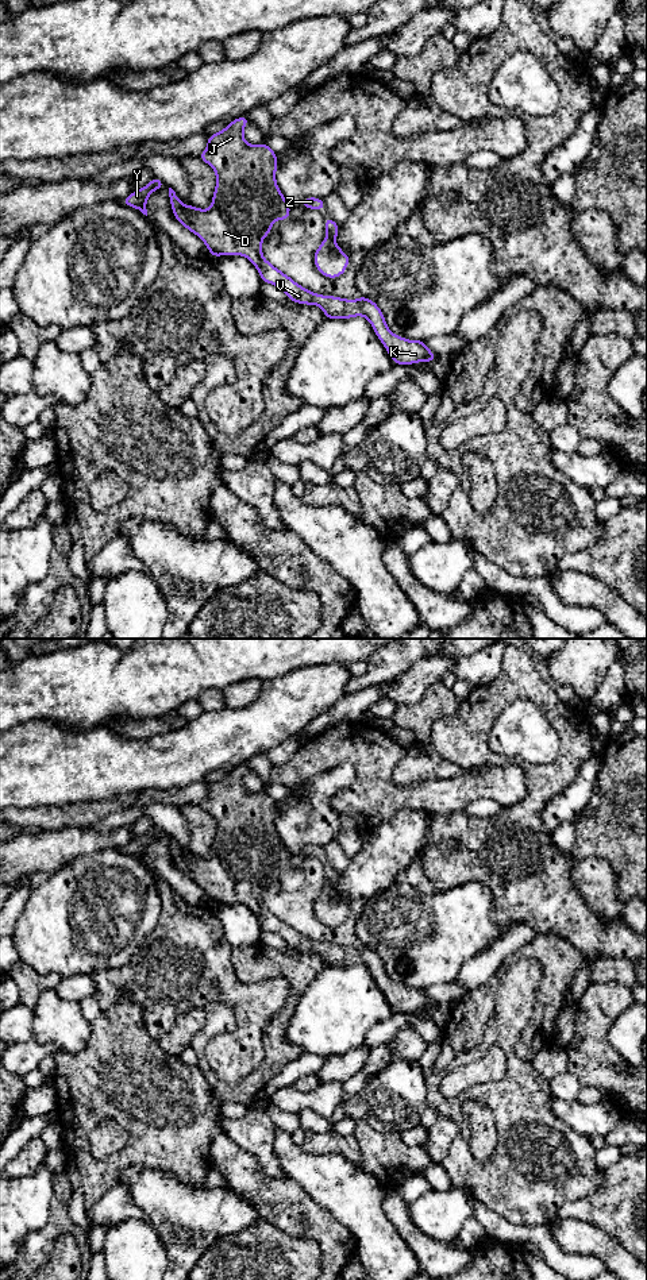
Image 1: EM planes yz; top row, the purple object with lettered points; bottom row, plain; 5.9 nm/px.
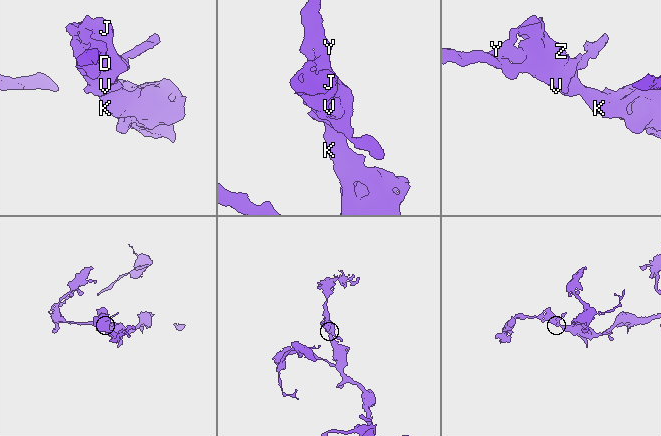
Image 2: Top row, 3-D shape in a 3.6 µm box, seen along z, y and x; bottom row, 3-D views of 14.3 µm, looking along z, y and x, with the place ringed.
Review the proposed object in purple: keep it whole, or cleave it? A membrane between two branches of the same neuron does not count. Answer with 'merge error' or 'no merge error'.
no merge error

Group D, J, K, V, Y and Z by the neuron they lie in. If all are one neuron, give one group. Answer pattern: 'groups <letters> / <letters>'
groups D J K V Y Z

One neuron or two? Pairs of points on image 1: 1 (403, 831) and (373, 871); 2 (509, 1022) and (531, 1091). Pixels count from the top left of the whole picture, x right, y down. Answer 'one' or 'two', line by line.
1: one
2: one

